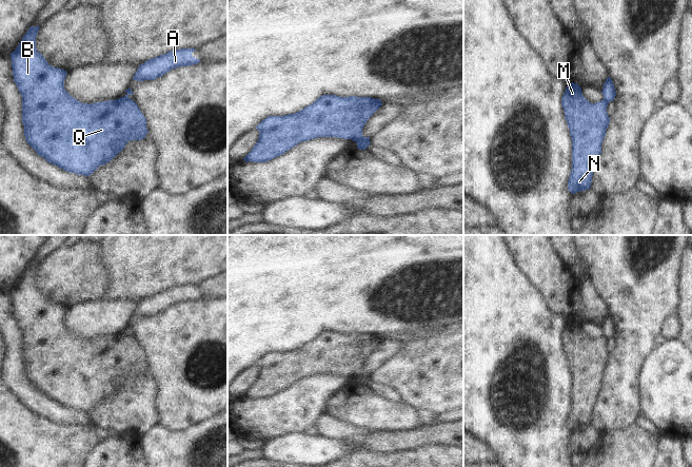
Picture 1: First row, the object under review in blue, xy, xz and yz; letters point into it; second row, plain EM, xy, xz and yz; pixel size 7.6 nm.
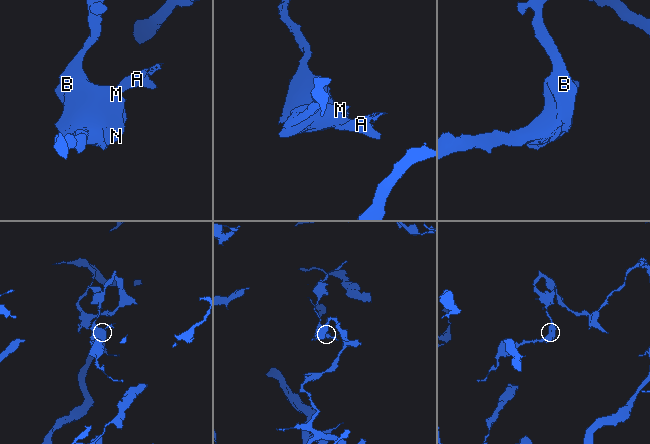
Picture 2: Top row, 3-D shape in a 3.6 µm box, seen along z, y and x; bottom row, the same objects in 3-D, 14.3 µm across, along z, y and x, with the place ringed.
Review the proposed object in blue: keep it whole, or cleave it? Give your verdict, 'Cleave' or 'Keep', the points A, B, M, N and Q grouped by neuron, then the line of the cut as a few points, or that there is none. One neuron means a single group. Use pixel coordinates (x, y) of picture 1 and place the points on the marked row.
Cleave. Groups: A / B M N Q. Split along xz (369, 139), (361, 138), (356, 141)

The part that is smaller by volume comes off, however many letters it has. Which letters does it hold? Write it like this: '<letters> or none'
A

